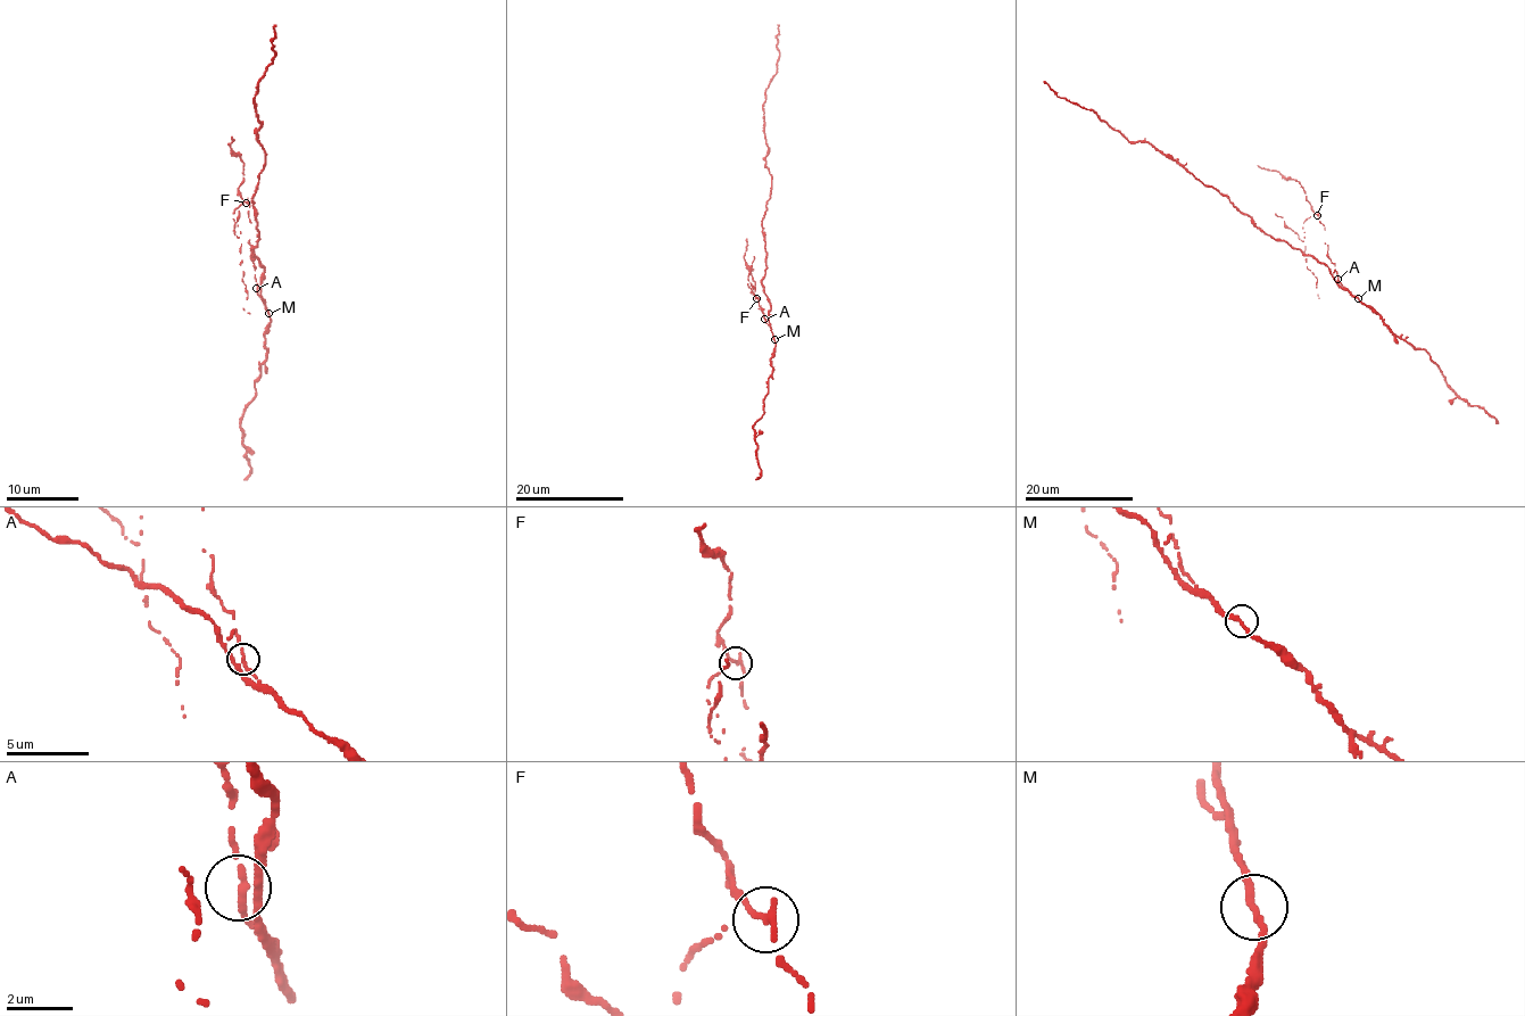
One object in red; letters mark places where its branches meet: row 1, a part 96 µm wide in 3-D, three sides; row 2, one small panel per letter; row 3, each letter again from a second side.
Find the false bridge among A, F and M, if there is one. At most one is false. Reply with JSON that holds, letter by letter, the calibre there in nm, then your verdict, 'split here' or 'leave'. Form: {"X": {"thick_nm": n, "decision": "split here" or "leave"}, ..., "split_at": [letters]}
{"A": {"thick_nm": 240, "decision": "leave"}, "F": {"thick_nm": 220, "decision": "split here"}, "M": {"thick_nm": 240, "decision": "leave"}, "split_at": ["F"]}

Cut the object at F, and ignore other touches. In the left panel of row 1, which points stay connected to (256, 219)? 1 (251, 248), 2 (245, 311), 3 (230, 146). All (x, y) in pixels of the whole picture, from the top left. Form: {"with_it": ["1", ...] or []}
{"with_it": ["1"]}

